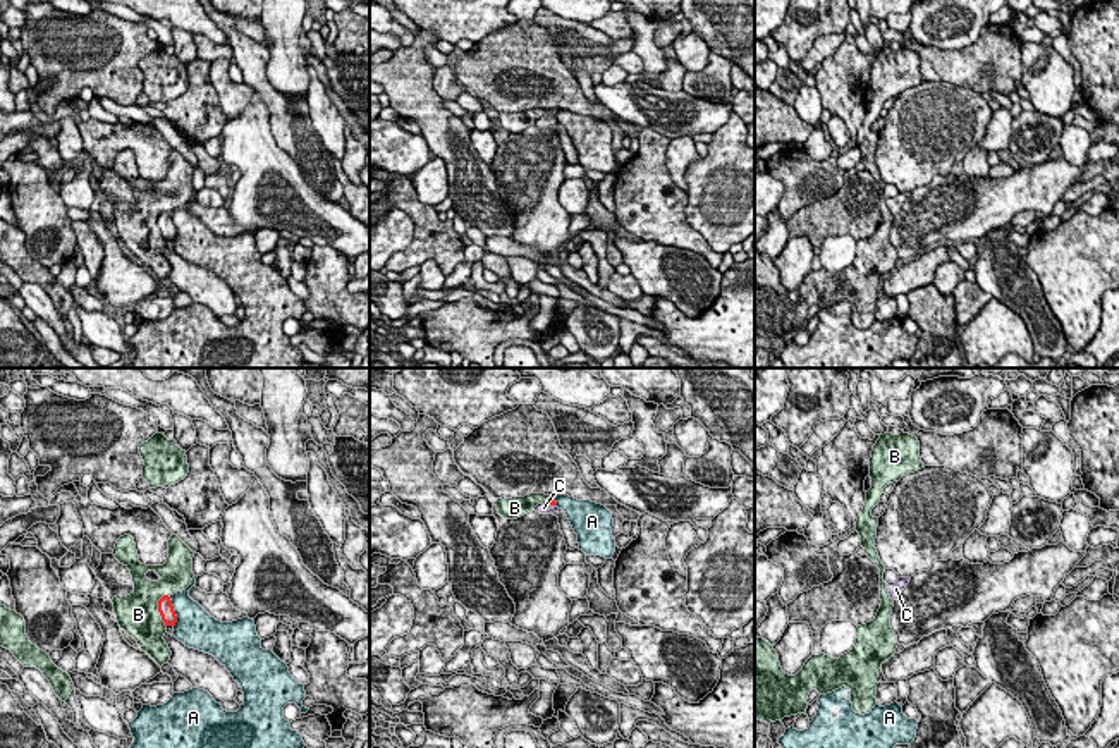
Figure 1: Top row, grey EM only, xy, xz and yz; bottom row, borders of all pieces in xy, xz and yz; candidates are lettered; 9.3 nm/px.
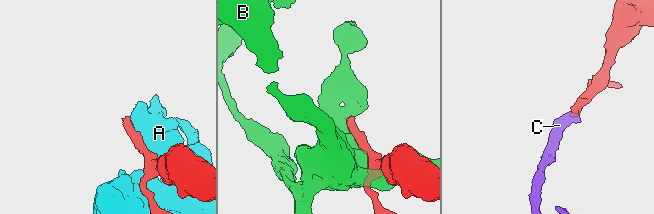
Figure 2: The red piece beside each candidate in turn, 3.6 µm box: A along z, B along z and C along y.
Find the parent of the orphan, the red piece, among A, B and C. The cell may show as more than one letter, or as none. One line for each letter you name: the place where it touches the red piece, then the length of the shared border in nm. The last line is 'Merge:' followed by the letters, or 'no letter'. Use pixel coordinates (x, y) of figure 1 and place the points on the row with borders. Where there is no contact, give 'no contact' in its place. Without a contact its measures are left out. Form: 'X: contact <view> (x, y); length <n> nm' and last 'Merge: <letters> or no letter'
C: contact xz (550, 504); length 120 nm
Merge: C

